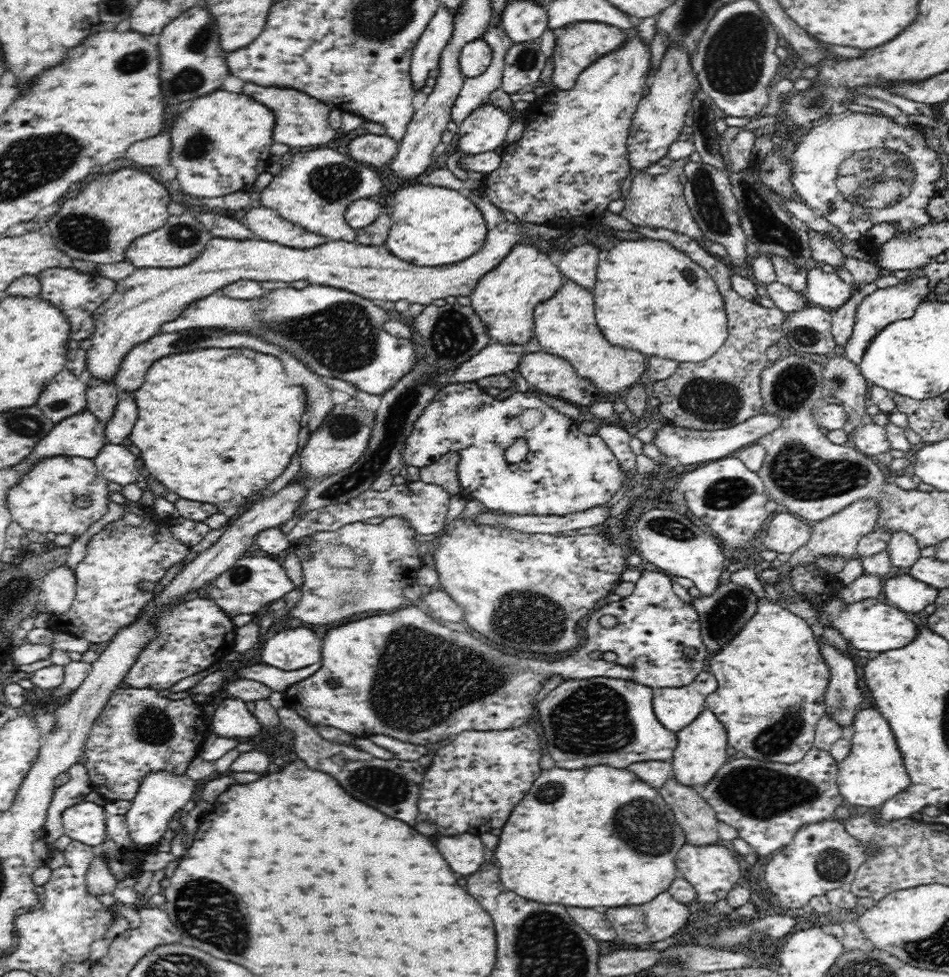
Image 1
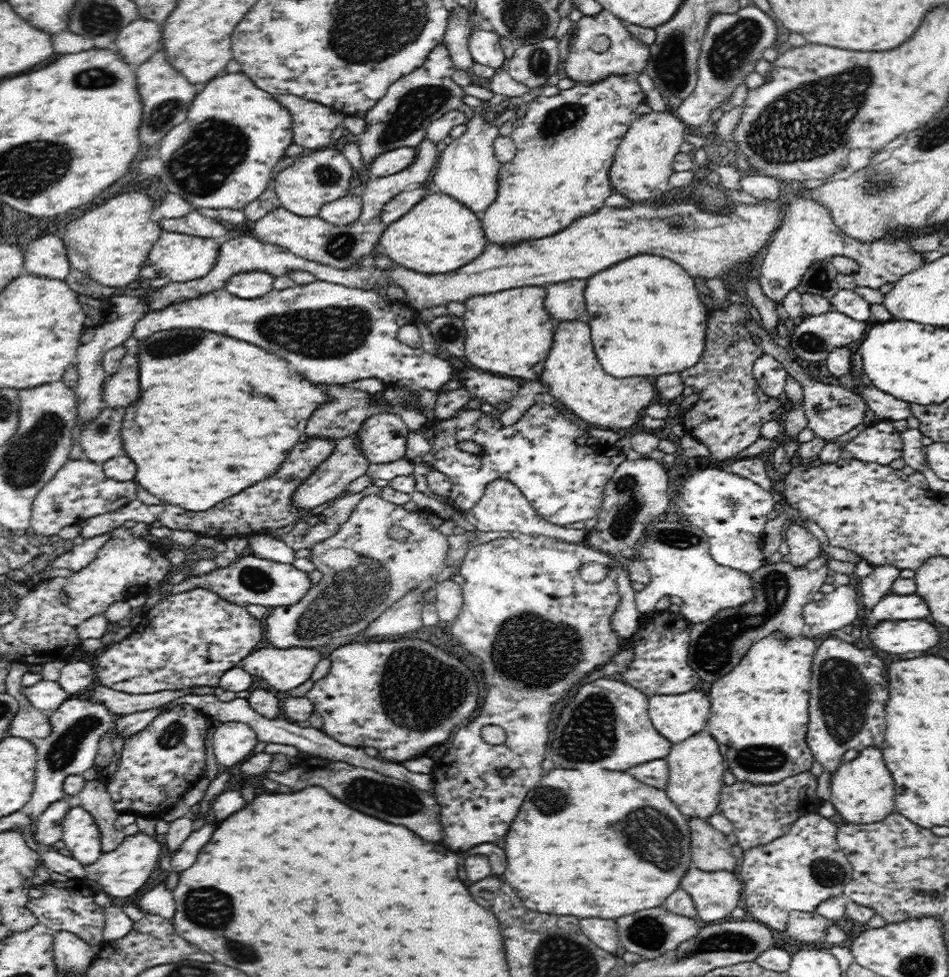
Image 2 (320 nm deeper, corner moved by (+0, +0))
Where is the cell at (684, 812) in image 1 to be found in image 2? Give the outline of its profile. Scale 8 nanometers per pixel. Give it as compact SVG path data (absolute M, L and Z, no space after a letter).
M700 818L689 819L691 832L692 867L702 871L733 872L738 865L732 855L726 835L714 829L708 821Z

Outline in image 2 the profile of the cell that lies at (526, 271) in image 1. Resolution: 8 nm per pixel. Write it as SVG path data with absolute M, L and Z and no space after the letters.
M521 286L490 294L478 294L463 301L465 312L462 314L461 319L466 327L463 355L466 362L470 362L480 371L494 375L514 377L521 381L538 378L532 368L548 356L553 345L553 334L555 333L554 319L544 309L546 294L547 289L542 286Z

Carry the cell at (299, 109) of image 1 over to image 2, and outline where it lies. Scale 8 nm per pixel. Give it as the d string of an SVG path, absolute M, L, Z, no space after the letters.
M292 94L278 96L278 102L286 106L294 118L294 143L310 151L334 145L332 130L345 120L345 114Z

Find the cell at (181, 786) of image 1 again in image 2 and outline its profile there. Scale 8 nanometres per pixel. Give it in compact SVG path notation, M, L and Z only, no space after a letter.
M138 833L124 839L114 850L104 852L99 860L93 864L84 865L86 871L85 882L94 881L111 898L126 898L136 894L150 876L152 870L157 869L160 862L162 846L155 837Z

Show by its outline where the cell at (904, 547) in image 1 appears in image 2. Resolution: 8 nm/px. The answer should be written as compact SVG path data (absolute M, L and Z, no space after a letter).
M882 565L874 567L868 577L862 578L860 584L857 584L862 607L872 612L876 604L891 593L891 587L899 578L900 571L892 565Z

